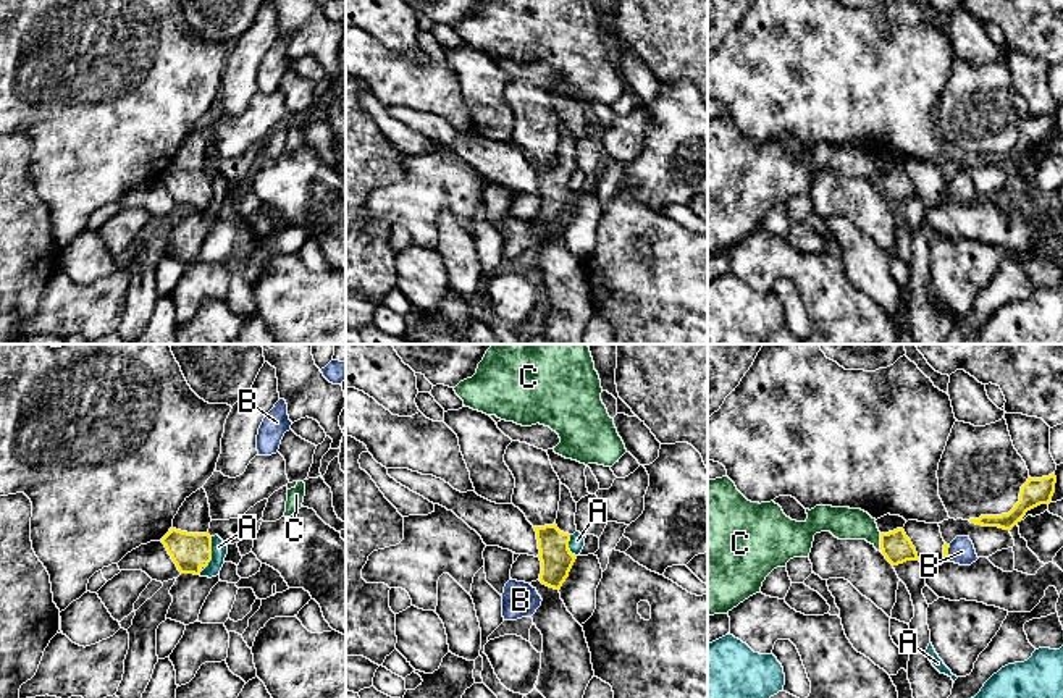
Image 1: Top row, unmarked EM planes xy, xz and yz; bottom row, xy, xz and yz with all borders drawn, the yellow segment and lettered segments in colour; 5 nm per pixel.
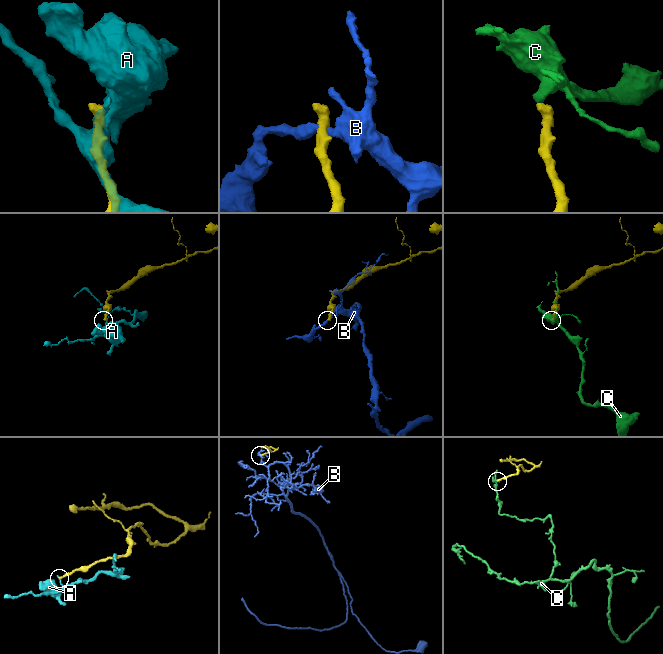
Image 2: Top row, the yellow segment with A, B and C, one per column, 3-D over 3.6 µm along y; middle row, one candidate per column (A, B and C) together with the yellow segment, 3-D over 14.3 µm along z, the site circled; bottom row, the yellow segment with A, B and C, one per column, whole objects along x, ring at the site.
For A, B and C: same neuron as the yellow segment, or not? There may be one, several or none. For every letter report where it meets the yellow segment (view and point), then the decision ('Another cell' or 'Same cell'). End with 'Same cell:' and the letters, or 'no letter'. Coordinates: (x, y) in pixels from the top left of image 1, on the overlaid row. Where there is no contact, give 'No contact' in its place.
A: Touches yellow at xy (210, 553). Another cell
B: Touches yellow at yz (947, 553). Another cell
C: Touches yellow at yz (881, 543). Another cell
Same cell: no letter

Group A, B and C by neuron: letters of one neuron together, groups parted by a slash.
A / B / C

